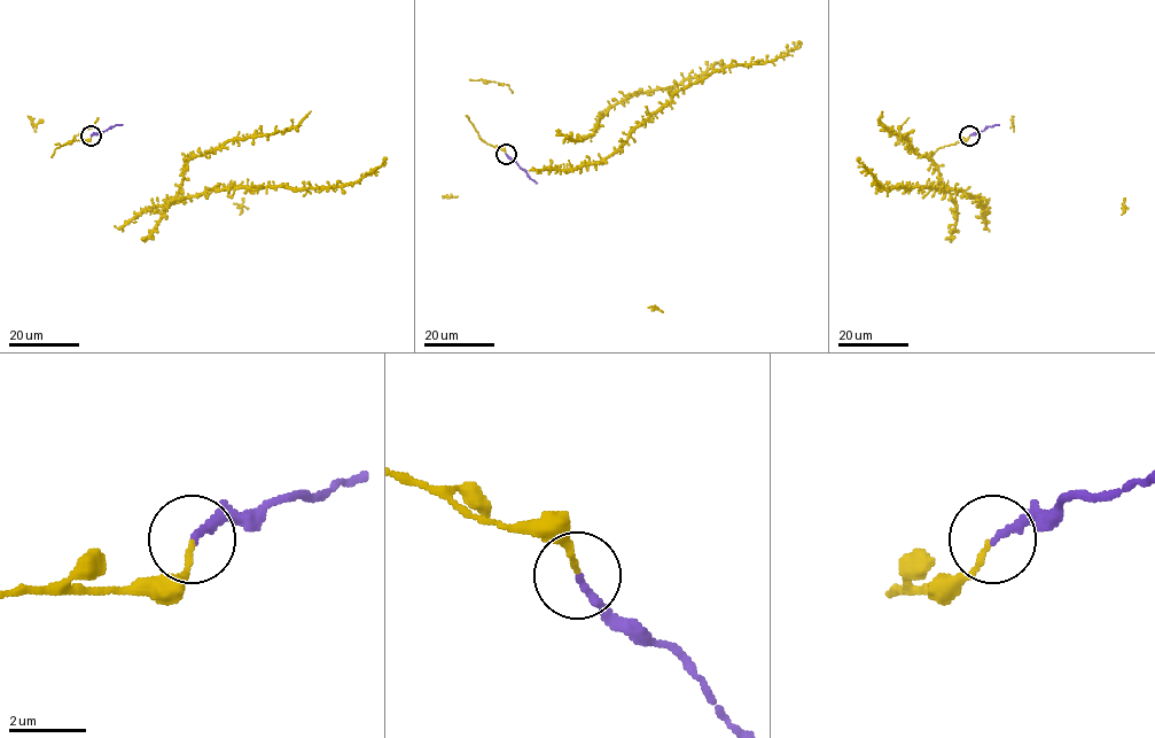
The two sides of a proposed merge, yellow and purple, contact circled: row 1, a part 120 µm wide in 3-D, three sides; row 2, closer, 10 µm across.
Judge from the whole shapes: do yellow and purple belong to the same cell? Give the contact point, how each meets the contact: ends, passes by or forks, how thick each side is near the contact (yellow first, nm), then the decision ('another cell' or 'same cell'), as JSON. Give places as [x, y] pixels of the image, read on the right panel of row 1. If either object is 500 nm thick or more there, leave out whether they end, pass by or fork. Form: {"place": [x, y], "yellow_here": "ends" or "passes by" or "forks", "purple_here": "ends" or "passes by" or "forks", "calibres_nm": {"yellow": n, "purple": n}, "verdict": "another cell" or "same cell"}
{"place": [969, 136], "yellow_here": "ends", "purple_here": "ends", "calibres_nm": {"yellow": 110, "purple": 200}, "verdict": "same cell"}

